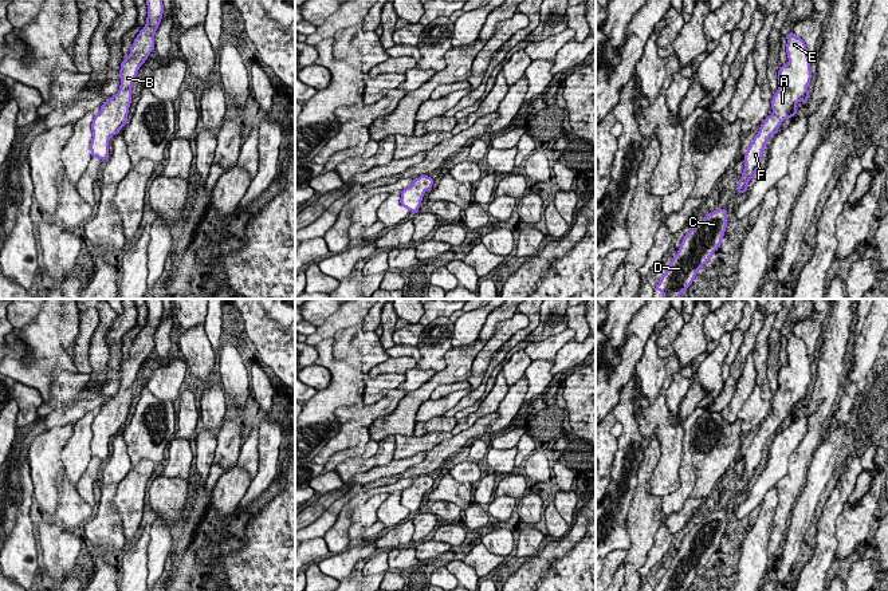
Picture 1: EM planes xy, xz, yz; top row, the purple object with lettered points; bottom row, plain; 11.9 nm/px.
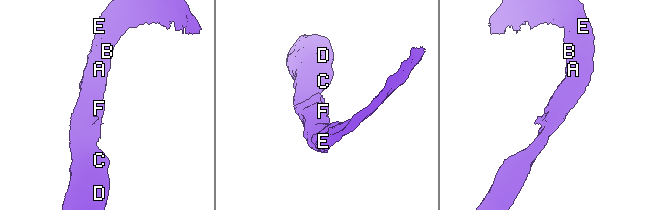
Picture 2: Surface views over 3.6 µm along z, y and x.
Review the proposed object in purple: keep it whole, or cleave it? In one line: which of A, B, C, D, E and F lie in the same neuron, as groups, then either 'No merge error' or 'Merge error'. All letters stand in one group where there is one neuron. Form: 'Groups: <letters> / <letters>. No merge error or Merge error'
Groups: A B C D E F. No merge error

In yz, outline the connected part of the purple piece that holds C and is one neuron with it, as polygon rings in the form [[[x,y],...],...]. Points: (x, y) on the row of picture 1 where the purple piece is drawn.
[[[724,208],[712,212],[692,226],[655,288],[663,292],[663,299],[679,299],[687,291],[696,272],[708,263],[711,255],[720,247],[726,228],[727,209]]]

